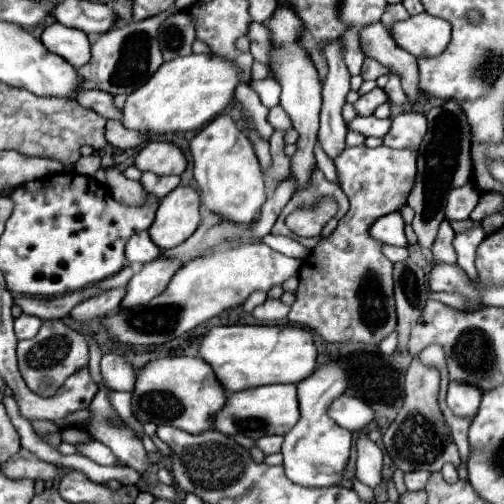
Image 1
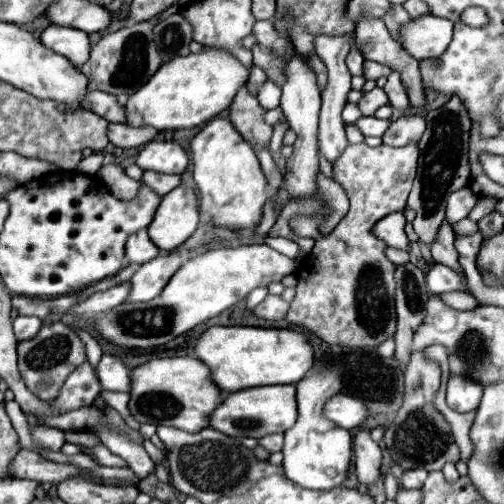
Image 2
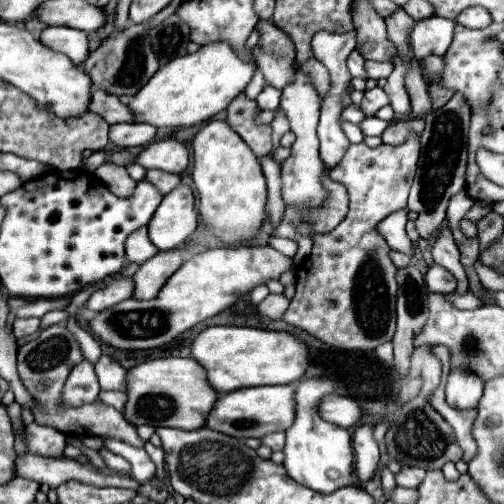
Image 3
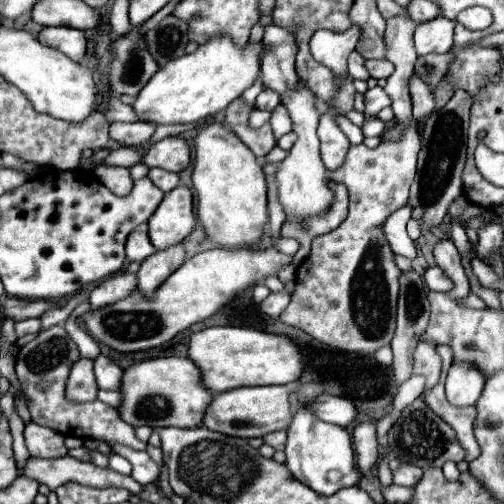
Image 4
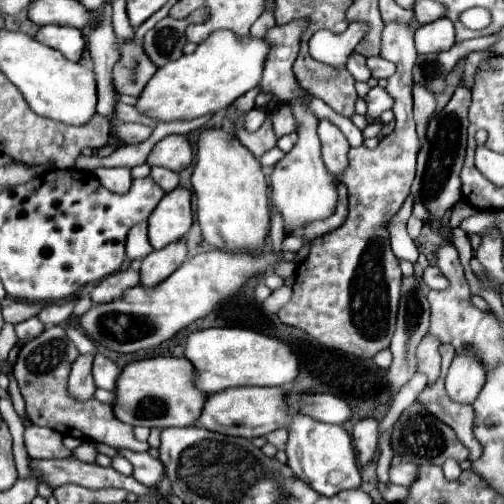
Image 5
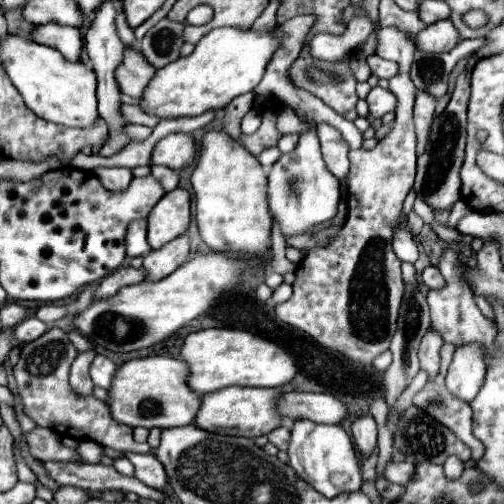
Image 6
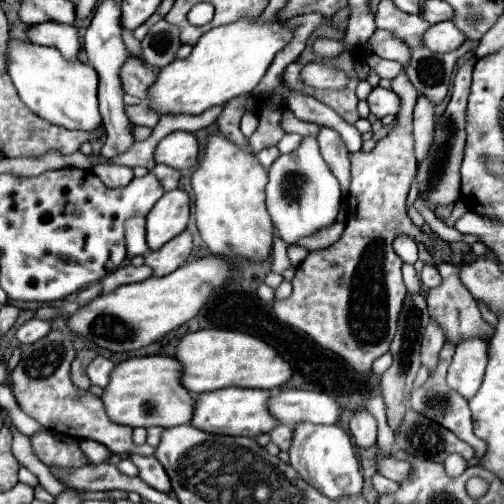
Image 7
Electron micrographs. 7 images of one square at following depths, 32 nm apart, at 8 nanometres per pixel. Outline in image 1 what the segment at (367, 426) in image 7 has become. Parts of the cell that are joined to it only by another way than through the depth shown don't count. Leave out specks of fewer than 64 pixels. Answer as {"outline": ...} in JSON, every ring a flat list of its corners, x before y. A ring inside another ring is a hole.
{"outline":[[362,432,356,440,356,452,356,478,366,486,376,488,382,480,382,450]]}

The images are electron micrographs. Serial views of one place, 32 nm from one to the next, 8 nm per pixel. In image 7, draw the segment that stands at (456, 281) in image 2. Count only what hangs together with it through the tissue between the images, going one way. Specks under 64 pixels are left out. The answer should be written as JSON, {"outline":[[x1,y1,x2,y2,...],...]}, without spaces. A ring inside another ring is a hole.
{"outline":[[424,266,422,268,422,272,420,272,420,280,422,280,422,284,424,286,428,286,428,288,434,288,434,286,438,286,440,284,440,274,438,274,438,270,436,270,436,266]]}

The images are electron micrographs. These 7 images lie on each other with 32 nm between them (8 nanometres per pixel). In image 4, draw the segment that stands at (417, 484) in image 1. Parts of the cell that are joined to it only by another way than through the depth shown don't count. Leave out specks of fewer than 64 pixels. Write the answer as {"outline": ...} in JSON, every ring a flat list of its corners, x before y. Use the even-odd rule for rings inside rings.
{"outline":[[402,462,394,472,392,472,392,482,398,486,406,486,412,488,422,476,422,470,416,464,406,464]]}

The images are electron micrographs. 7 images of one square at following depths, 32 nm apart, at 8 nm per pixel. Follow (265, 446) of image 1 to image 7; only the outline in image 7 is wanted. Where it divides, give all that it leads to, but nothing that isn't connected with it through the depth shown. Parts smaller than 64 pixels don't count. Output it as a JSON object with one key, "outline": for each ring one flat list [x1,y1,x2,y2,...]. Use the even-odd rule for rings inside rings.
{"outline":[[284,424,272,428,270,440,272,440,280,450,286,452,286,450,290,448,290,444,292,444,292,428,290,428,290,426,284,426]]}

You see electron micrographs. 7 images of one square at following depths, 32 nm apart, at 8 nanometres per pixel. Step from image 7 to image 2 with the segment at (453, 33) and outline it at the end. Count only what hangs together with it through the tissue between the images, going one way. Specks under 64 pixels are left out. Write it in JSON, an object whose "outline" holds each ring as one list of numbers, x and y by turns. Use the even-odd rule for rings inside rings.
{"outline":[[426,14,414,18,400,30,402,44,416,60,436,58,442,56,452,42,452,28,454,24,450,20]]}

